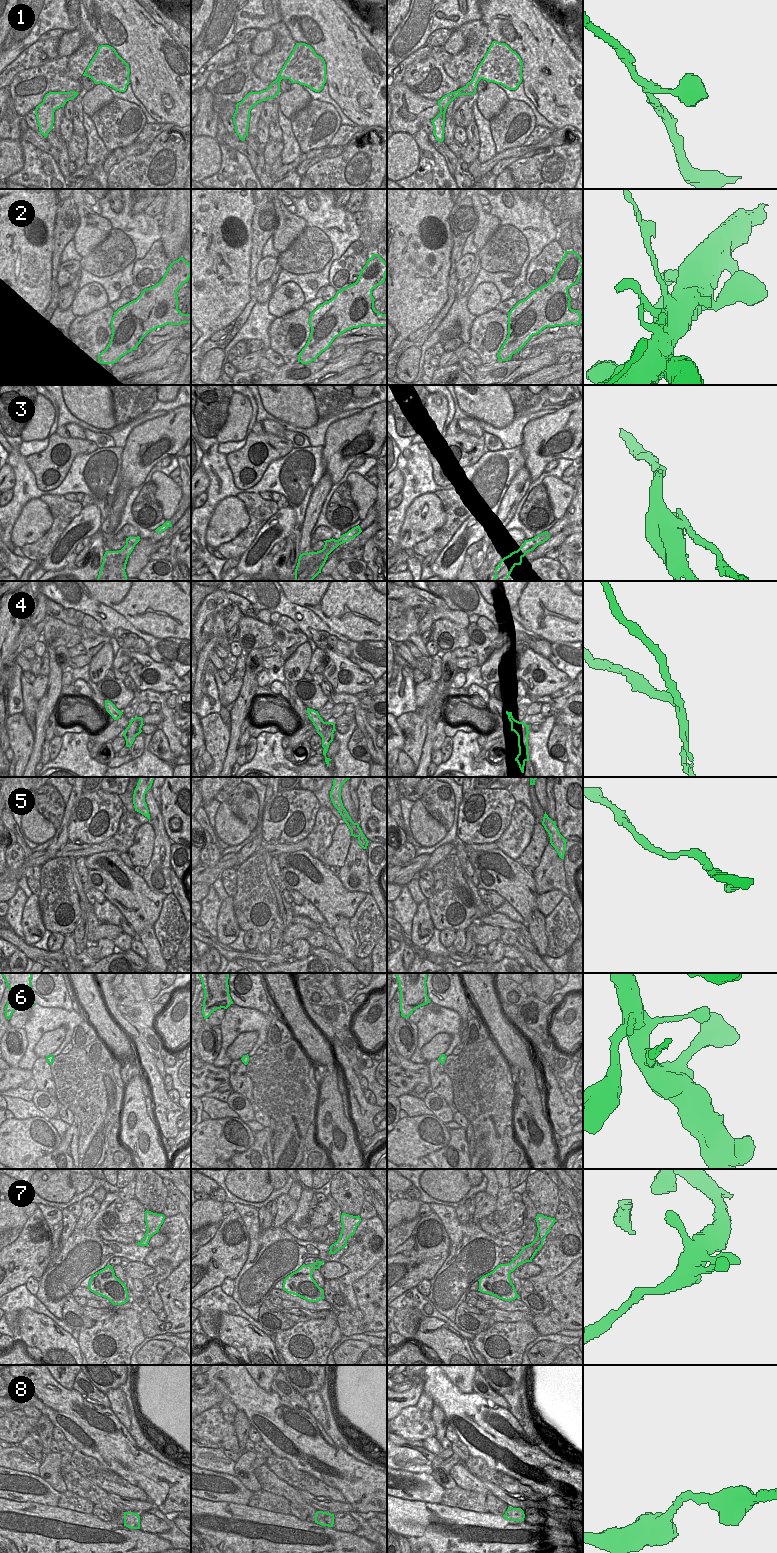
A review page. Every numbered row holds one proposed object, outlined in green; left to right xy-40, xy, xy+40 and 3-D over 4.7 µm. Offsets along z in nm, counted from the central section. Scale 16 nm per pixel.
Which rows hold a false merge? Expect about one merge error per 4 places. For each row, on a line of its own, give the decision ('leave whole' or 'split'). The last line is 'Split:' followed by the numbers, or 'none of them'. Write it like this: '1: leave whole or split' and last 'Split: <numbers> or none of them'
1: leave whole
2: split
3: split
4: split
5: leave whole
6: split
7: leave whole
8: leave whole
Split: 2, 3, 4, 6

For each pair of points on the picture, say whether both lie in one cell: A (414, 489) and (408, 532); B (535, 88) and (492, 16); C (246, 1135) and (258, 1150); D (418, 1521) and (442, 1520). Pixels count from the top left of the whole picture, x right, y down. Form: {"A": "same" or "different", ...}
{"A": "different", "B": "same", "C": "different", "D": "same"}

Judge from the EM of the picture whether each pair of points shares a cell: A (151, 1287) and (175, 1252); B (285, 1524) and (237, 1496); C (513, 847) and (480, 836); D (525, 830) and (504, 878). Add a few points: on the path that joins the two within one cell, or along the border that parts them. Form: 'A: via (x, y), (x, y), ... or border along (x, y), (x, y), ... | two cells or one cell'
A: via (156, 1278), (171, 1261) | one cell
B: border along (224, 1501), (247, 1505) | two cells
C: border along (509, 822), (509, 825), (495, 842) | two cells
D: border along (498, 848), (511, 858), (517, 860) | two cells

